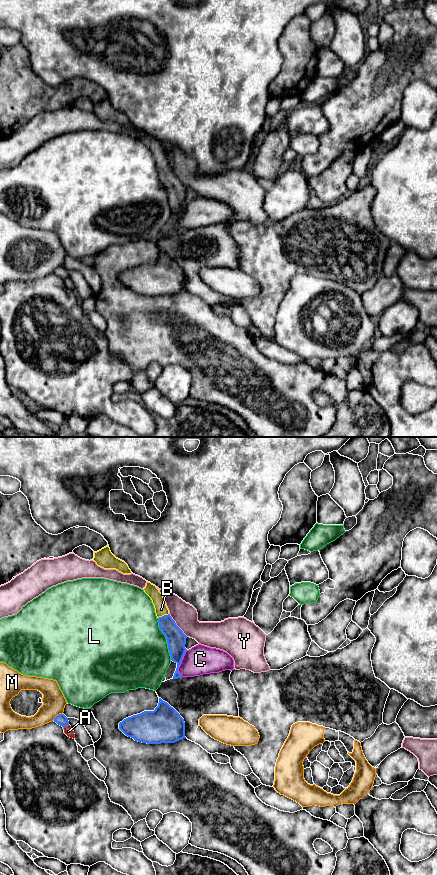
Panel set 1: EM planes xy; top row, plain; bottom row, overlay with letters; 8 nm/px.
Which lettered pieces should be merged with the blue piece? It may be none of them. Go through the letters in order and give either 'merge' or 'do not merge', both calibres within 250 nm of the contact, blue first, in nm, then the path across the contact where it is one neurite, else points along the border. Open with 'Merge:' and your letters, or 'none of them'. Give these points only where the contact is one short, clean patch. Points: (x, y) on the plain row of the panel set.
Merge: B
A: do not merge | 90/70 nm
B: merge | 160/100 nm | across xy (176, 191), (162, 168), (161, 161)
C: do not merge | 160/240 nm | along xy (186, 201), (178, 220), (181, 228)
L: do not merge | 160/480 nm
M: do not merge | 90/180 nm
Y: do not merge | 160/190 nm

